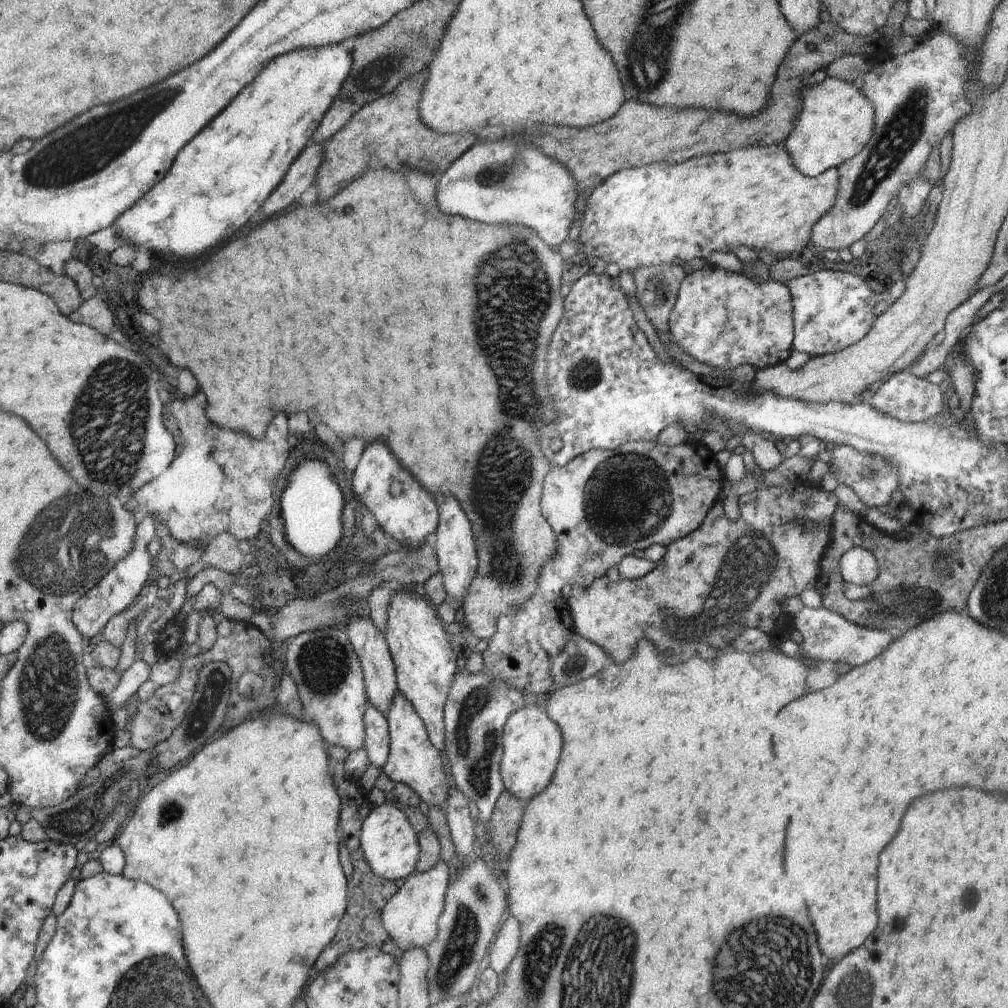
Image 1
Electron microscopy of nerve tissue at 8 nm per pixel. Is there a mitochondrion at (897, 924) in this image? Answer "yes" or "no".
no

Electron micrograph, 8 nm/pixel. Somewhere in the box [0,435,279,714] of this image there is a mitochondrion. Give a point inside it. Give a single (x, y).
(41, 547)

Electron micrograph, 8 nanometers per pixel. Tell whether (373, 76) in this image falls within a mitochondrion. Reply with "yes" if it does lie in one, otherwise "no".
yes

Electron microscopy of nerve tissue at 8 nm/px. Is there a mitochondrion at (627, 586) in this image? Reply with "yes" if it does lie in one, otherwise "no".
no

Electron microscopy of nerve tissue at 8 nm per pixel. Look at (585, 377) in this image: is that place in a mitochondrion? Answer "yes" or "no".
yes

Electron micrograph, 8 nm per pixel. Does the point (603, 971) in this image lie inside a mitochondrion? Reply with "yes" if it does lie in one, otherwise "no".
yes

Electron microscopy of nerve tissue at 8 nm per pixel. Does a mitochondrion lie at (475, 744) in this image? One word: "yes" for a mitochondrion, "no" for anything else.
yes

